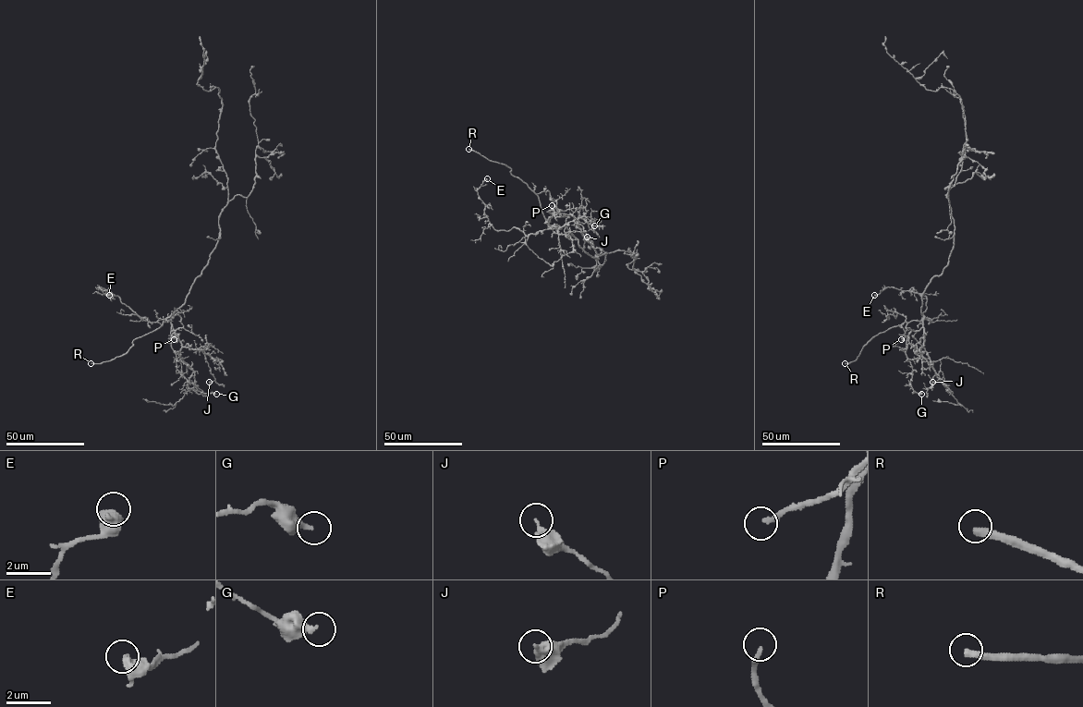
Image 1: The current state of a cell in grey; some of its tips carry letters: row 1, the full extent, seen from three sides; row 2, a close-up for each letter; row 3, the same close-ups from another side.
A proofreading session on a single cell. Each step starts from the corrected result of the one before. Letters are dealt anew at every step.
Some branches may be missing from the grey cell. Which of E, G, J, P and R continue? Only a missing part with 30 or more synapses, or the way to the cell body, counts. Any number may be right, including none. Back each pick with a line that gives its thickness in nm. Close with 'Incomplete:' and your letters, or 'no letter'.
P: calibre 220 nm
R: calibre 340 nm
Incomplete: P, R

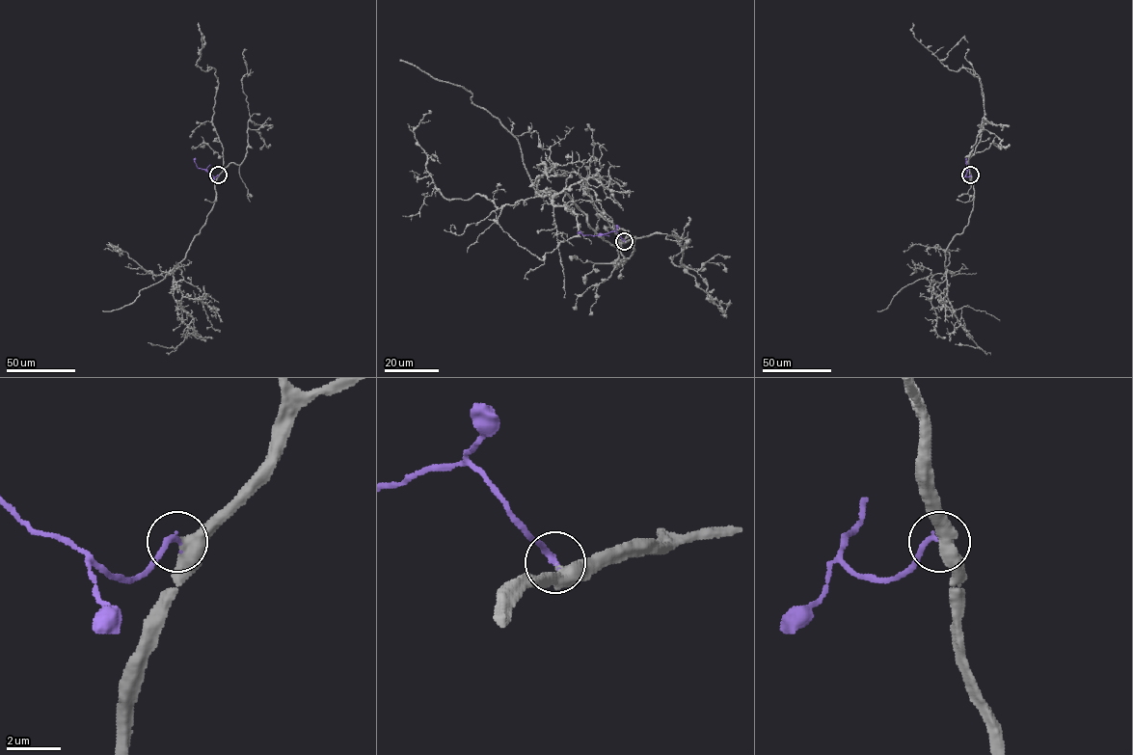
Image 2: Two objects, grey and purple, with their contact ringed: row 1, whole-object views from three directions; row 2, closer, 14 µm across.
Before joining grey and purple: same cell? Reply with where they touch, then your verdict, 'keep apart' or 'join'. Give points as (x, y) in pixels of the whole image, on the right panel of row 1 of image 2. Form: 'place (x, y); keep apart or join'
place (970, 175); join

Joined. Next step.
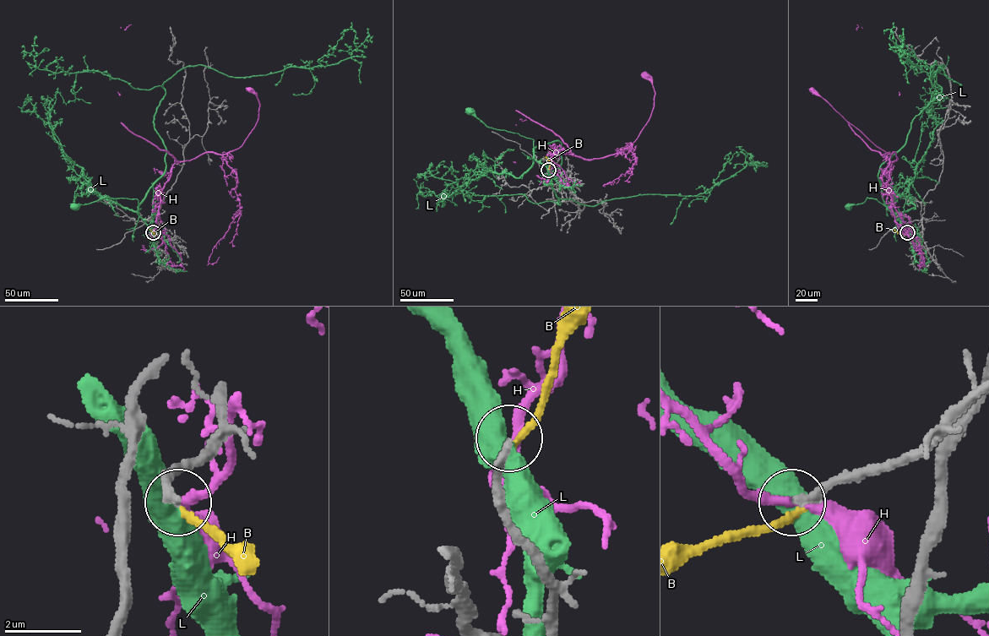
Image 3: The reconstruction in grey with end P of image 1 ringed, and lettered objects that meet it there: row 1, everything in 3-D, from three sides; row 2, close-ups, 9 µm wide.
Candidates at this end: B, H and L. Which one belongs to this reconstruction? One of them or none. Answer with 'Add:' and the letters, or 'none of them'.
Add: none of them

